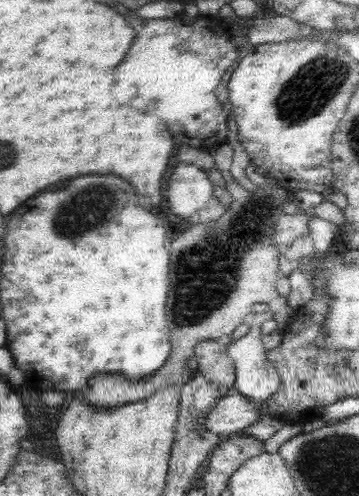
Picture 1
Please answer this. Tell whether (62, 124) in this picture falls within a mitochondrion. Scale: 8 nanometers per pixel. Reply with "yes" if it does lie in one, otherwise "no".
no

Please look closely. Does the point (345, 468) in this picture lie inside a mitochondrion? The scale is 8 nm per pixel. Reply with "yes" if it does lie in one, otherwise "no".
yes

